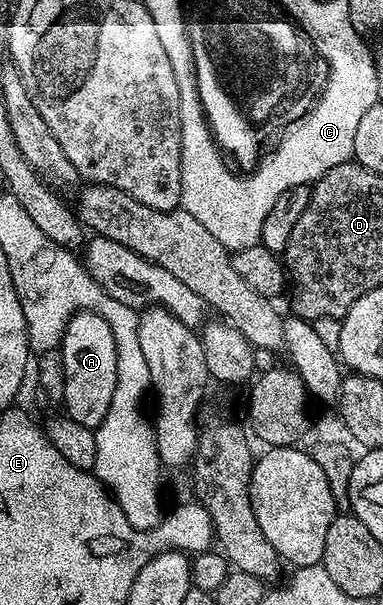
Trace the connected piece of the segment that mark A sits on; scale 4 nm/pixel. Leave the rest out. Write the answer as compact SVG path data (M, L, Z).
M81 312L74 319L75 324L69 325L64 331L62 339L62 357L64 360L64 400L62 403L67 417L73 418L78 424L93 428L103 427L104 419L108 417L110 408L110 396L114 396L116 387L116 349L114 348L114 336L110 332L108 323L102 320L102 316Z

